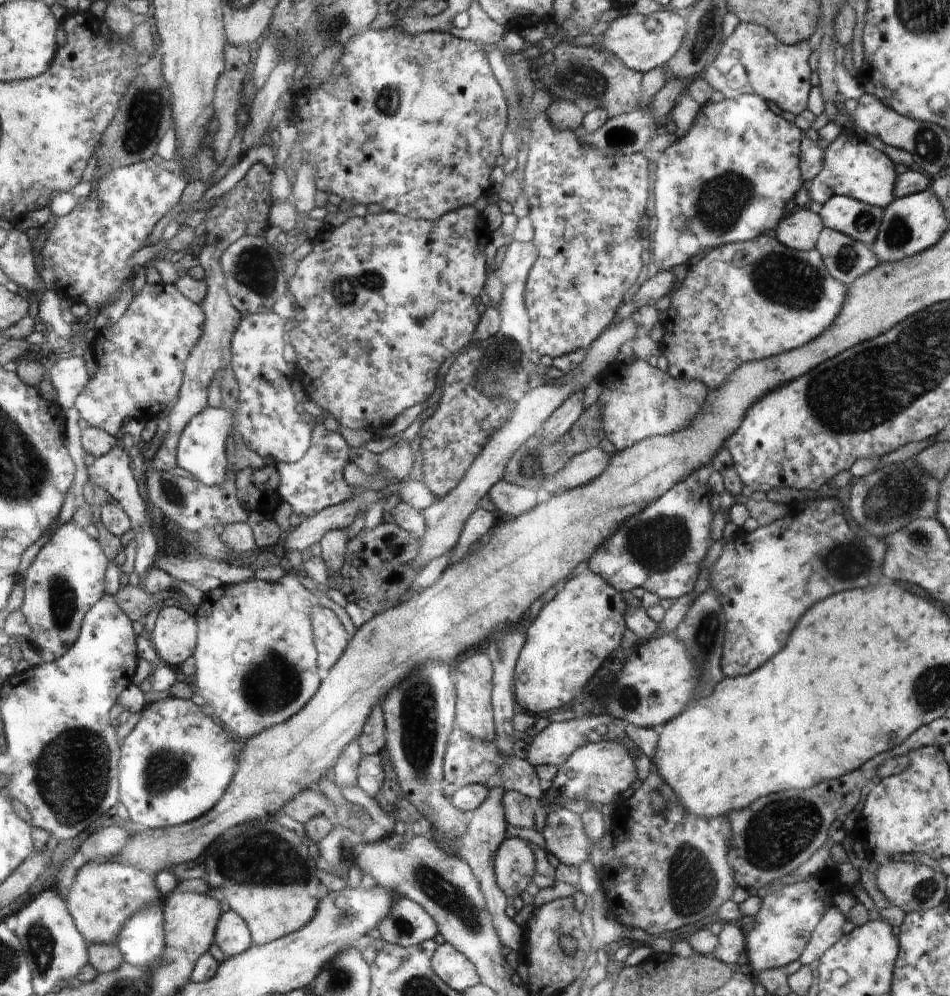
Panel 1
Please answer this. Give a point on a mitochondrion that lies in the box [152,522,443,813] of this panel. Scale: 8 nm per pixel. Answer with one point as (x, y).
(270, 683)

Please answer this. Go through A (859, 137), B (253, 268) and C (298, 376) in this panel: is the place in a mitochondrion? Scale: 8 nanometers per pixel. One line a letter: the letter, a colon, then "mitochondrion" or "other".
A: other
B: mitochondrion
C: other

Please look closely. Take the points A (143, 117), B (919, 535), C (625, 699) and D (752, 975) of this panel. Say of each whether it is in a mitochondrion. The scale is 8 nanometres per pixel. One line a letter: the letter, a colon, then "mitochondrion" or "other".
A: mitochondrion
B: mitochondrion
C: mitochondrion
D: other

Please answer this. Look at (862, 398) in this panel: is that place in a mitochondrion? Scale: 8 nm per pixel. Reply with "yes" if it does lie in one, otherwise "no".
yes

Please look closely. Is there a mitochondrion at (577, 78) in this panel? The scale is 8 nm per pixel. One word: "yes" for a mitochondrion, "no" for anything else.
yes

